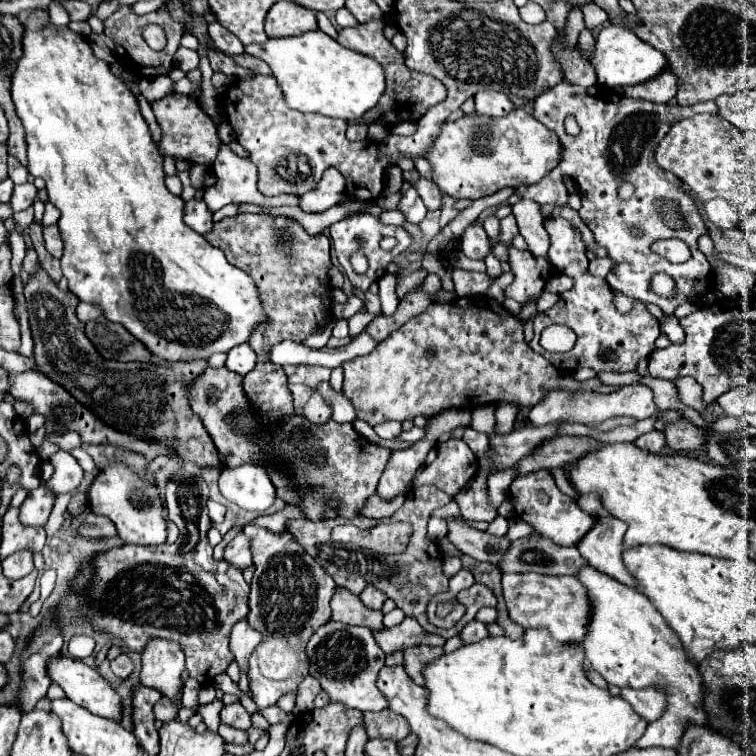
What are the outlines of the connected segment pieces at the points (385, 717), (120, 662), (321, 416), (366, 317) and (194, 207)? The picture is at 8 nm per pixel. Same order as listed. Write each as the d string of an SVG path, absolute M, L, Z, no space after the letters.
M390 710L382 712L364 712L364 724L368 738L388 738L400 742L410 734L408 722Z
M120 654L116 660L112 660L112 672L118 676L118 678L126 678L130 672L132 672L132 662L126 654Z
M312 394L312 398L308 400L306 408L302 410L302 414L304 414L312 424L320 424L320 422L326 422L326 420L332 416L332 410L330 410L330 406L324 402L322 396Z
M358 312L352 318L348 318L348 326L350 326L350 336L358 336L360 332L364 332L364 328L368 326L368 322L372 320L372 316L368 312Z
M188 200L186 208L184 208L184 218L188 222L188 226L192 230L196 230L198 234L208 234L212 232L214 220L212 220L212 212L208 210L208 206L204 206L202 200Z

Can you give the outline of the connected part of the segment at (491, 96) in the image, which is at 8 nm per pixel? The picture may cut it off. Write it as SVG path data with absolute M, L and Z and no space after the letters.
M480 92L474 96L476 116L506 116L514 110L512 100L500 92Z

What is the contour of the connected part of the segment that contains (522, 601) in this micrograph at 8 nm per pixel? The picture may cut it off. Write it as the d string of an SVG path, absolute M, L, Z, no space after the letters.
M502 574L502 596L510 618L522 628L546 628L556 642L582 642L588 622L588 598L574 576Z

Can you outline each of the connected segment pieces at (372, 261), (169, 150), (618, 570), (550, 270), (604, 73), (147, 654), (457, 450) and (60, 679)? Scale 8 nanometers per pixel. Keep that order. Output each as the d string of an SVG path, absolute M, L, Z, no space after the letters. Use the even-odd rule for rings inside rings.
M354 214L354 216L348 216L348 218L332 224L332 226L330 226L330 238L332 238L332 242L334 242L334 252L336 252L336 256L338 256L338 262L340 262L342 268L346 270L348 280L352 282L352 286L356 286L356 288L362 290L362 292L366 292L372 282L380 280L380 278L386 274L386 266L388 266L400 252L404 252L404 250L408 250L408 248L412 246L412 236L410 236L402 226L384 224L384 222L382 222L378 216L374 216L374 214ZM382 236L394 236L394 238L398 240L398 246L392 248L390 252L382 250L380 244L378 244ZM356 252L362 252L362 254L368 258L368 270L366 270L364 274L358 274L358 272L352 268L352 264L350 264L350 256L356 254Z
M168 94L156 102L152 102L152 110L156 114L156 122L162 128L162 138L160 138L160 154L162 156L172 156L172 158L182 158L190 164L202 164L212 168L216 154L220 150L222 140L218 138L216 126L212 118L200 108L200 104L192 96L184 94Z
M598 516L598 518L594 518L592 530L588 530L582 536L582 540L576 544L576 550L596 570L600 570L628 586L634 586L632 578L628 578L628 574L620 562L622 536L624 536L624 522L620 522L612 516Z
M510 246L509 265L514 272L514 282L504 290L506 298L526 302L542 292L544 282L554 274L554 266L548 260L536 260L534 254Z
M610 24L610 26L600 30L600 34L596 38L596 44L594 44L594 50L592 50L592 56L590 56L590 64L594 66L598 82L604 84L604 86L614 88L614 86L640 84L646 78L654 78L656 74L660 74L668 66L668 60L662 52L658 52L650 44L642 42L630 30Z
M150 638L142 650L140 682L160 690L168 698L180 696L180 674L184 672L184 652L178 642Z
M446 440L428 452L424 466L416 470L412 484L416 488L426 484L436 486L448 496L454 496L468 484L476 470L476 456L468 444L462 440Z
M54 656L48 660L48 676L54 684L62 686L62 690L66 692L66 698L70 698L72 702L80 704L82 708L90 710L92 714L98 714L102 718L108 720L120 720L120 696L116 694L116 690L96 672L96 668L86 666L82 660L74 660L68 656Z

